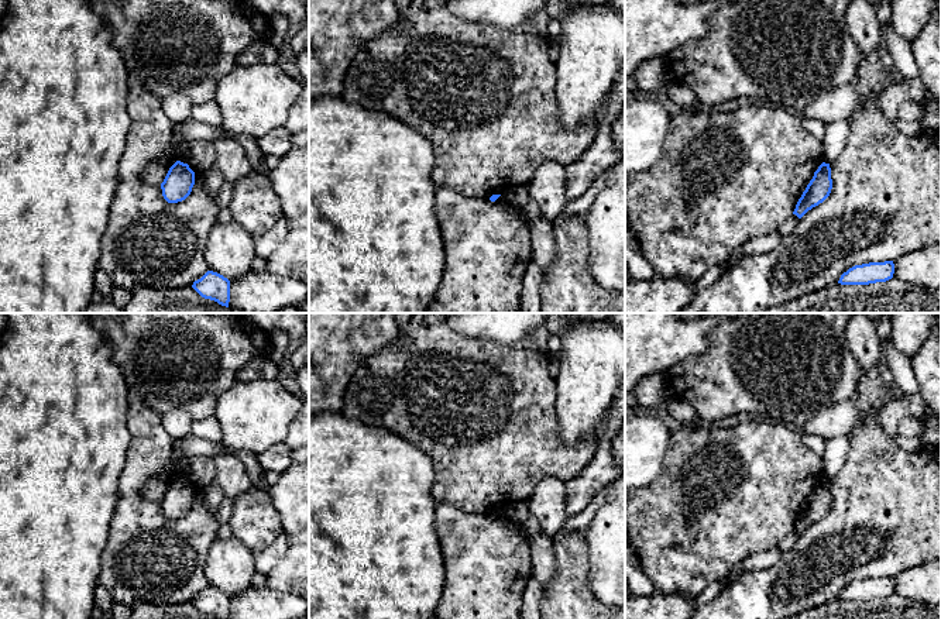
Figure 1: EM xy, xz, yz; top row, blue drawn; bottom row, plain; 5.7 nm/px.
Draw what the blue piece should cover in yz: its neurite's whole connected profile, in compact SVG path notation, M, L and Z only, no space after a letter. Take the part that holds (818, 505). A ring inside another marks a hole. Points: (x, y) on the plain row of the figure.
M822 478L799 515L793 530L801 534L808 526L822 519L830 512L831 505L831 484L830 479Z

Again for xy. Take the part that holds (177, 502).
M176 477L161 499L162 512L168 519L185 516L195 501L195 488L188 479Z

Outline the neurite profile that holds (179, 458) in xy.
M174 447L171 460L176 465L176 475L188 479L190 472L190 458L179 447Z

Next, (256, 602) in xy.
M250 587L230 596L229 619L309 619L309 606L295 594Z

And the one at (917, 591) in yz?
M941 558L899 572L893 594L869 601L834 599L806 611L806 619L941 619Z

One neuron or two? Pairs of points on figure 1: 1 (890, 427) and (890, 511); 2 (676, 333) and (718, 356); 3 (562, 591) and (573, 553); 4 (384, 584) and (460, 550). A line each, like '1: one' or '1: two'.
1: two
2: two
3: one
4: two

